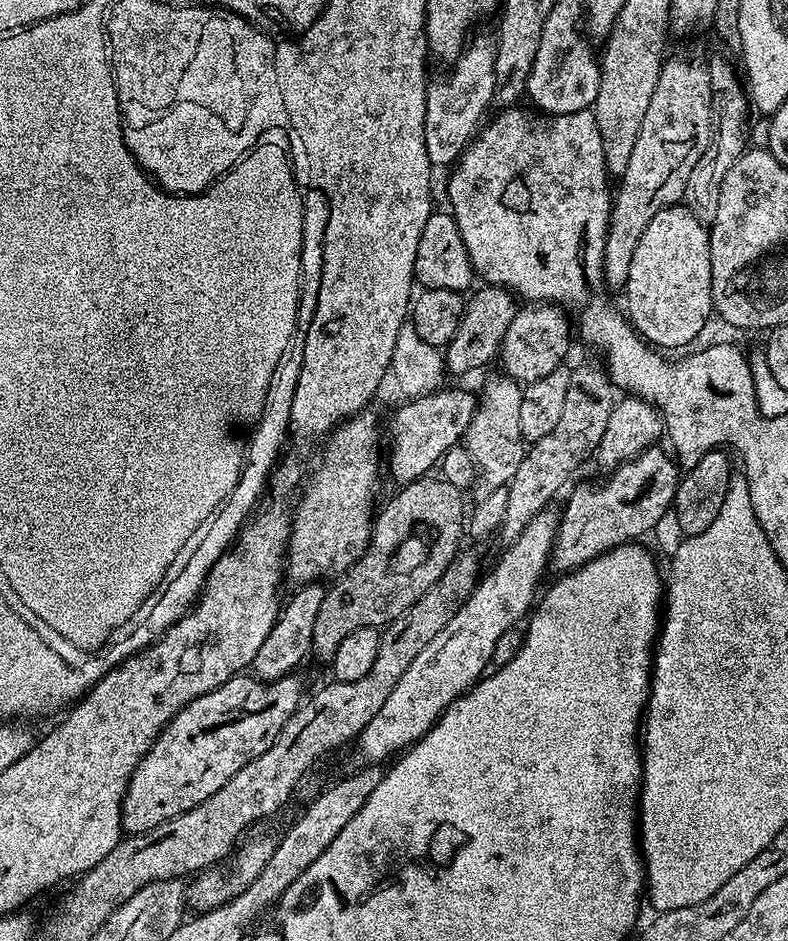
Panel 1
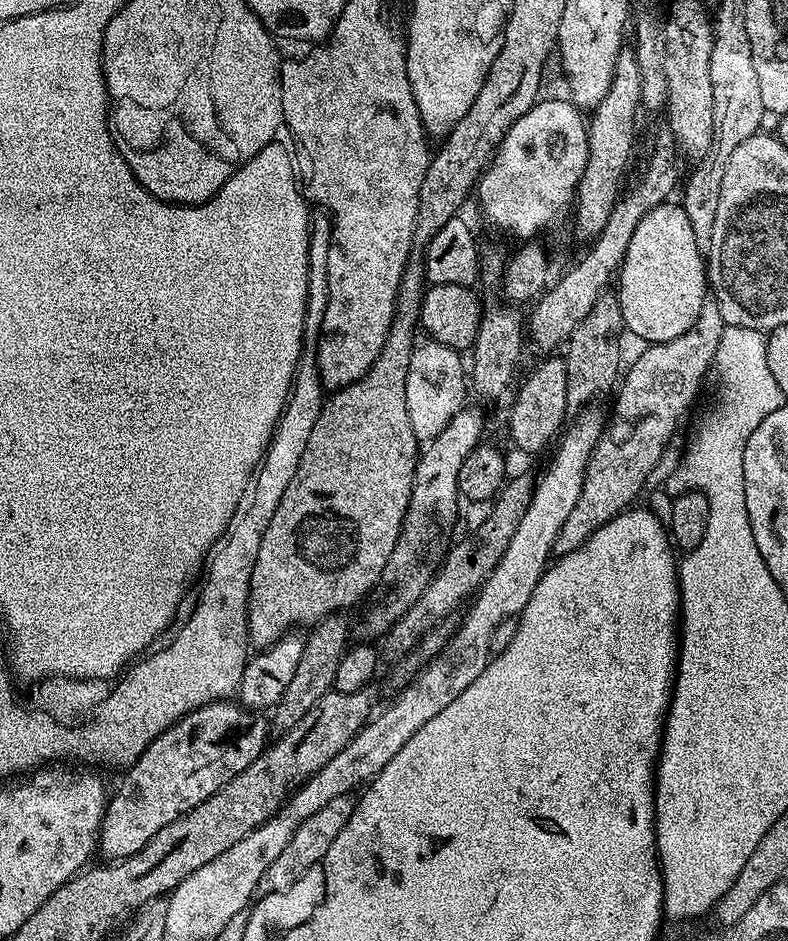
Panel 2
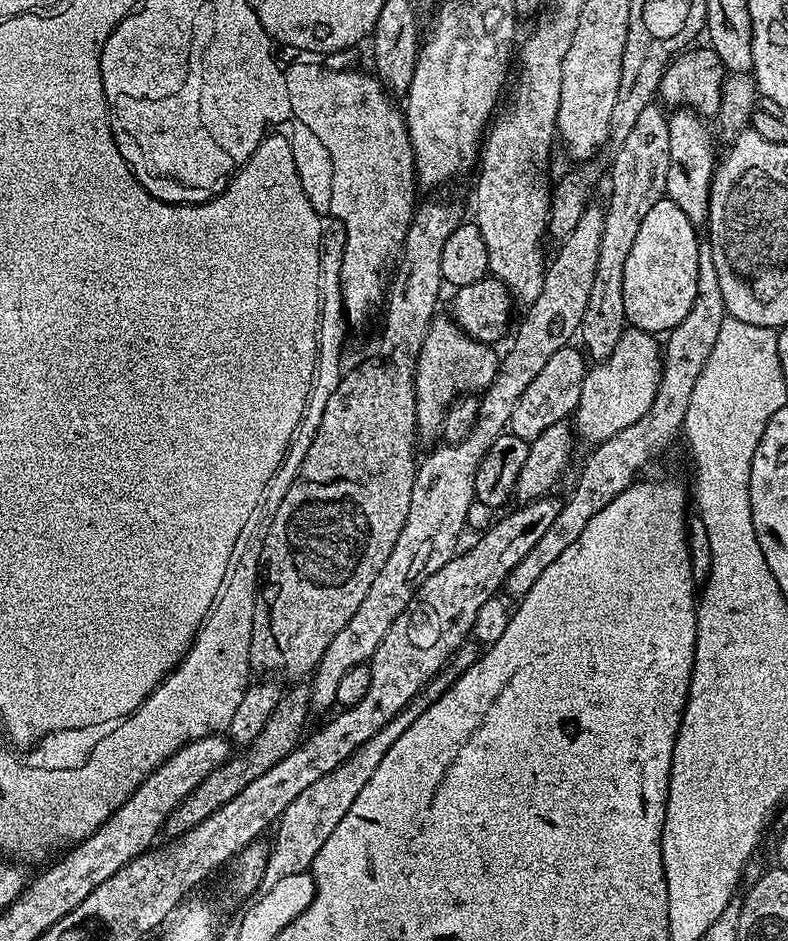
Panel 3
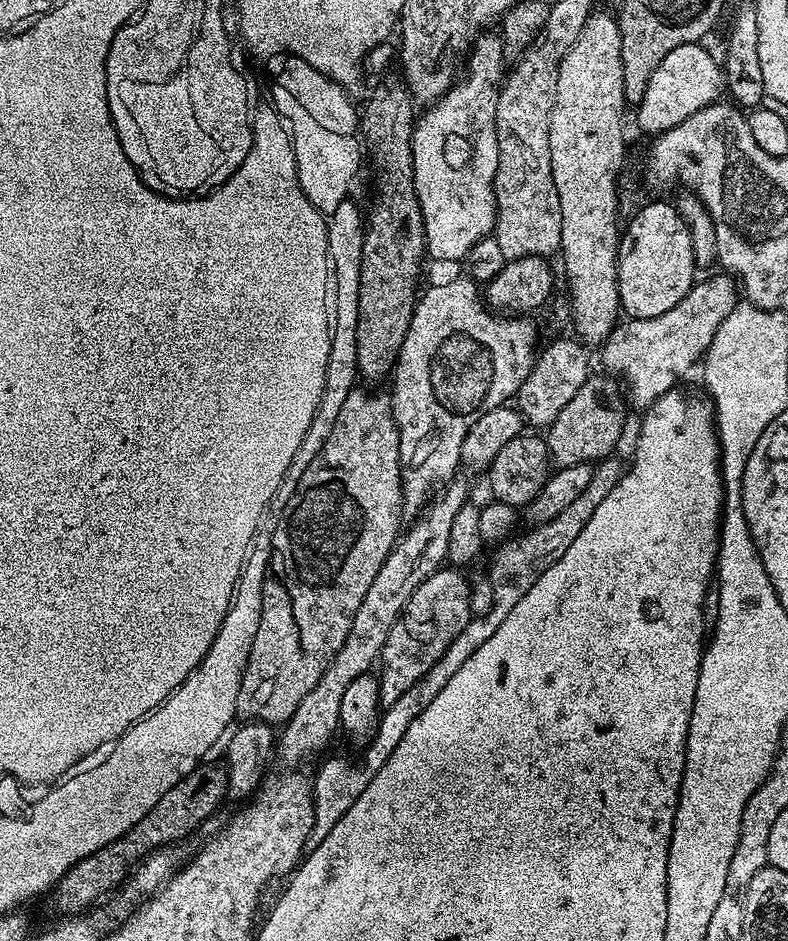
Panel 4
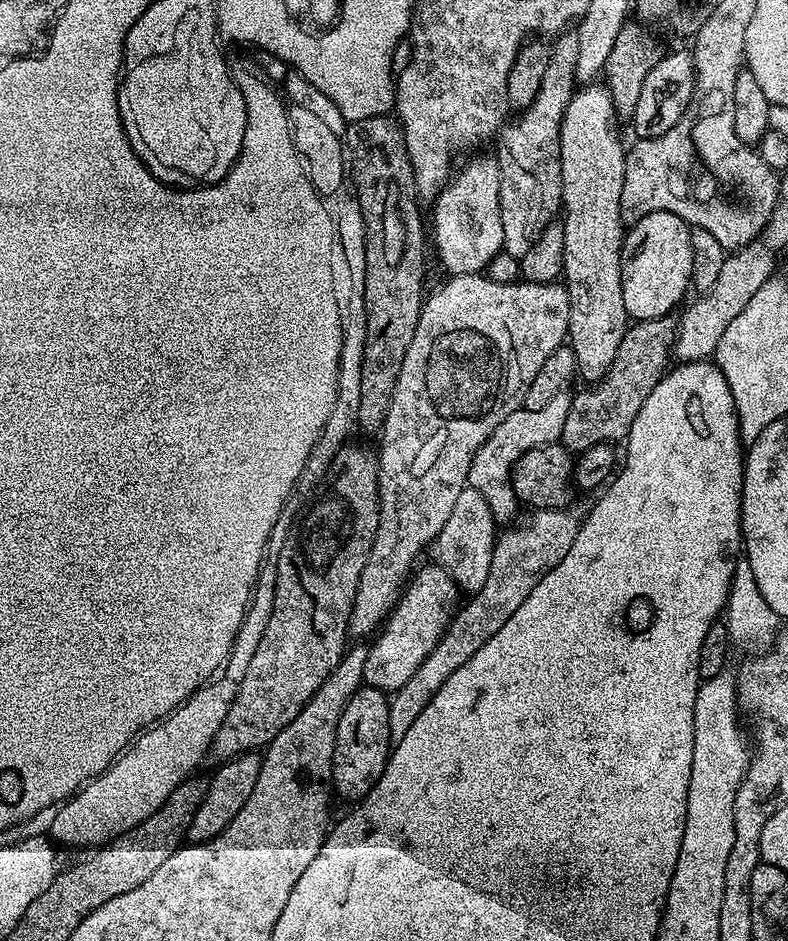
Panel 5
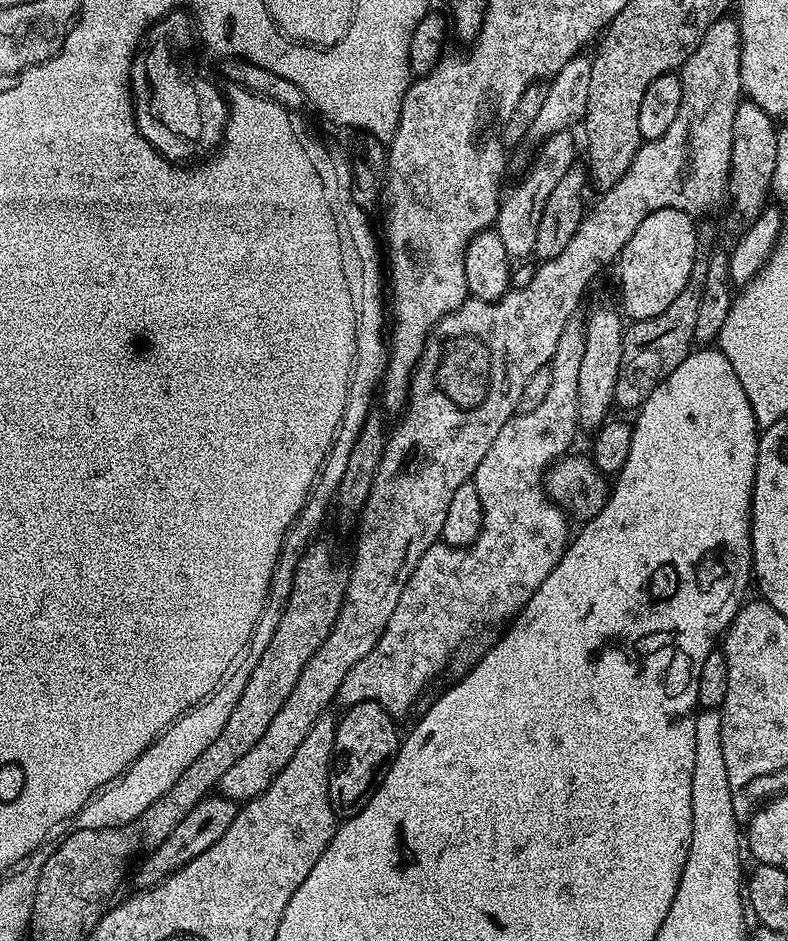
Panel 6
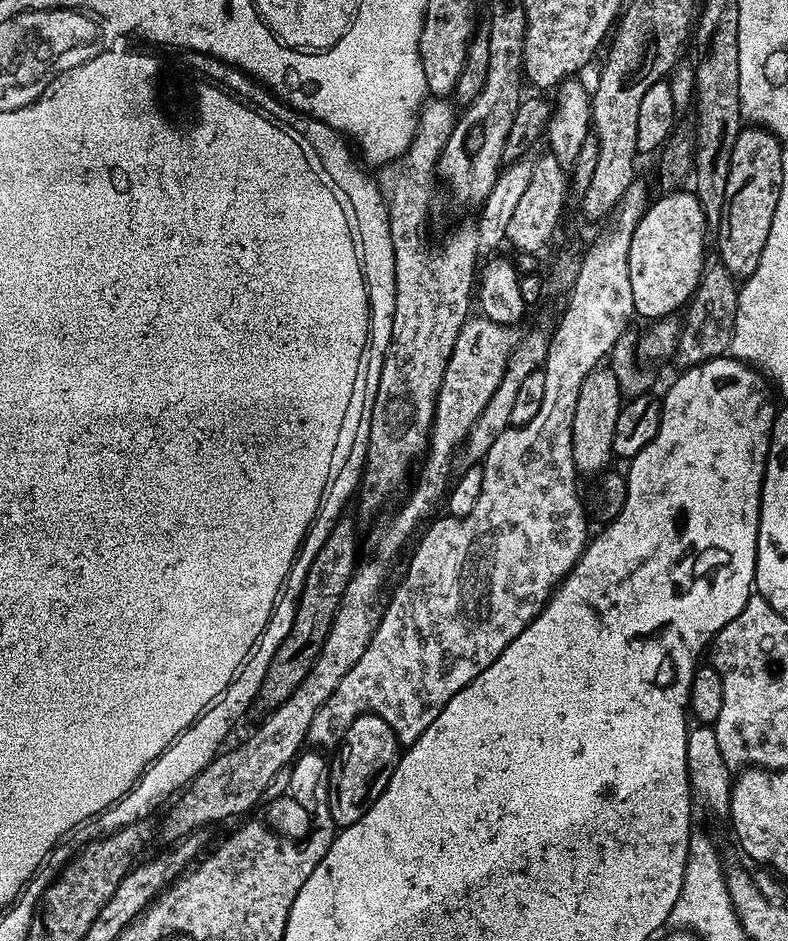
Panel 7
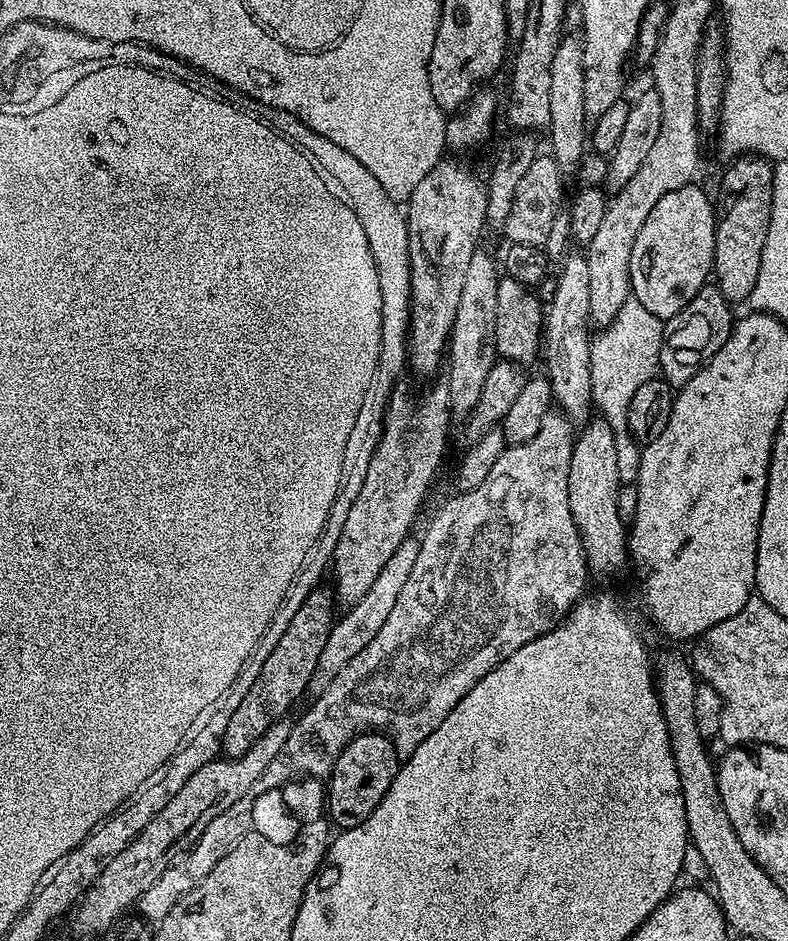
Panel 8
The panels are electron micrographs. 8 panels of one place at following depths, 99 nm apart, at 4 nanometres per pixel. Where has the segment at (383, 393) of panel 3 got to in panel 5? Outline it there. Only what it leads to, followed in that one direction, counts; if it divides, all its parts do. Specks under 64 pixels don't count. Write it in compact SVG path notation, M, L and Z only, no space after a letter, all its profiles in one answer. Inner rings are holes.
M352 442L345 443L343 448L338 449L336 456L333 458L331 463L331 475L327 477L323 481L322 487L324 489L321 490L320 493L313 495L311 497L312 505L309 506L308 509L305 510L304 513L298 516L298 519L293 524L292 528L289 530L288 537L285 540L285 545L282 546L282 550L278 552L278 574L277 574L277 585L274 586L274 602L272 603L272 609L270 610L270 618L266 622L266 630L262 630L262 638L258 642L258 646L254 650L254 658L250 658L250 662L246 666L246 674L242 674L242 682L238 686L238 690L236 691L236 697L234 698L234 702L230 702L230 710L226 714L226 718L222 718L222 726L218 726L218 734L214 734L214 738L212 739L212 746L210 749L210 760L213 760L213 765L219 766L224 763L226 760L232 760L236 756L241 756L244 752L255 752L257 750L263 750L268 747L268 743L278 735L280 731L283 730L286 726L290 726L290 722L294 722L294 718L298 713L300 713L303 708L305 708L308 704L308 700L311 696L313 696L318 690L318 686L322 686L322 682L331 672L334 670L334 666L338 666L338 662L340 661L341 656L344 655L346 651L346 645L349 643L350 637L348 634L348 623L350 622L350 614L352 613L352 603L354 602L354 594L358 594L358 582L362 578L362 570L366 566L366 558L370 554L370 550L374 546L374 534L378 534L378 518L380 517L380 495L378 494L378 486L376 485L376 466L378 460L374 455L373 449L372 452L368 448L363 448L360 444L352 444Z

